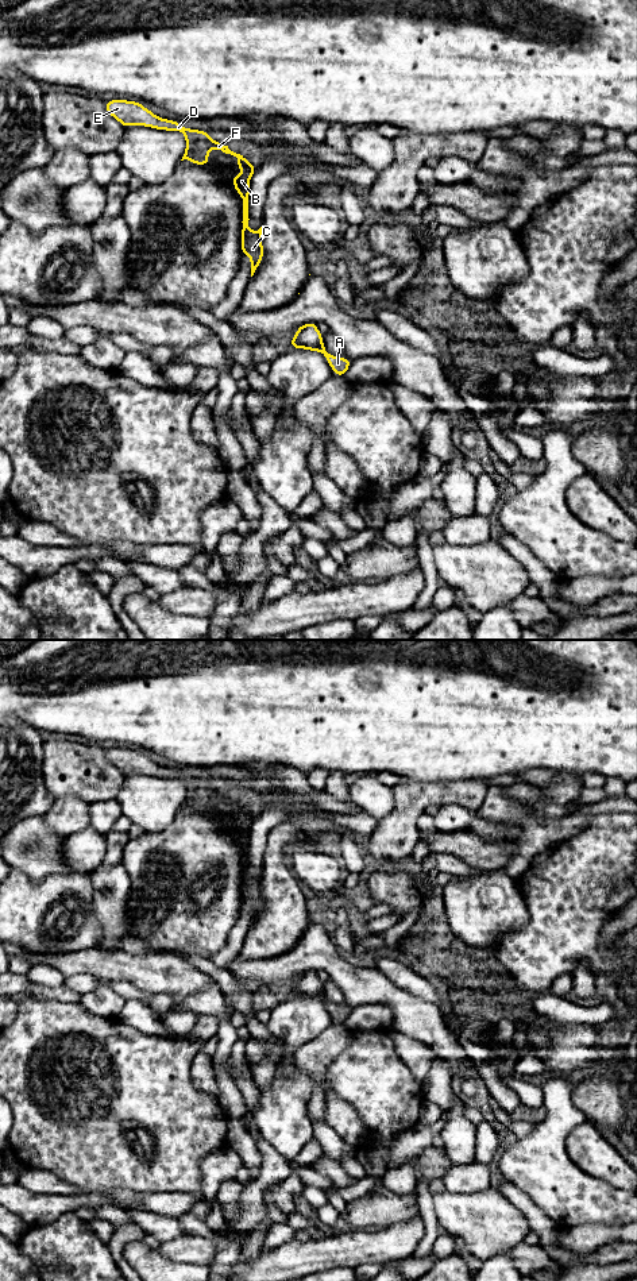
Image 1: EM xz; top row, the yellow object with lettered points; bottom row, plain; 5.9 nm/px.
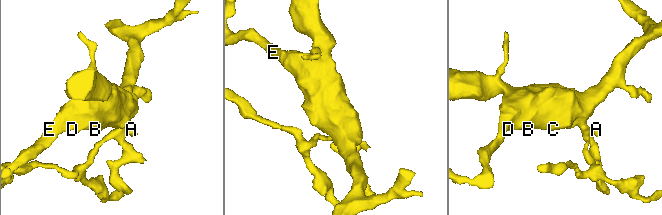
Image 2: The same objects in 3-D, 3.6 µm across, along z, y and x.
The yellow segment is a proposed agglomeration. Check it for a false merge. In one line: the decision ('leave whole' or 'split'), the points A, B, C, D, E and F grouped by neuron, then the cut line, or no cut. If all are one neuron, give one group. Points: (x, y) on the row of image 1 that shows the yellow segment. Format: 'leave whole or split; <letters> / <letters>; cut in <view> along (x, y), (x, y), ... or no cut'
leave whole; A B C D E F; no cut

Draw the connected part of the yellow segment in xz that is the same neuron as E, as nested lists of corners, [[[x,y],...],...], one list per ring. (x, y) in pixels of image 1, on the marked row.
[[[111,100],[107,101],[105,109],[126,128],[130,126],[146,126],[157,130],[181,131],[186,138],[186,151],[181,161],[189,159],[196,165],[209,165],[208,151],[212,148],[238,158],[238,167],[244,173],[242,175],[232,175],[231,178],[233,180],[233,188],[243,198],[242,255],[247,254],[250,256],[252,277],[263,258],[262,227],[256,232],[248,228],[248,185],[256,167],[243,155],[231,151],[228,146],[211,139],[208,131],[185,128],[178,121],[161,119],[136,101]]]

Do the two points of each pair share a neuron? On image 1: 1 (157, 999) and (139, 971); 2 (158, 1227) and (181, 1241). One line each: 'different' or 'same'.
1: different
2: same

